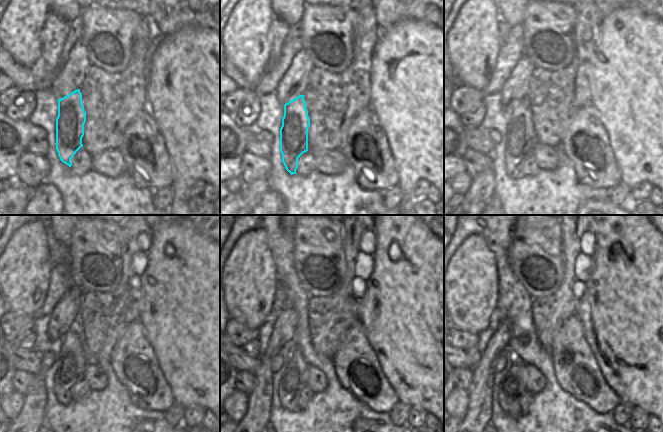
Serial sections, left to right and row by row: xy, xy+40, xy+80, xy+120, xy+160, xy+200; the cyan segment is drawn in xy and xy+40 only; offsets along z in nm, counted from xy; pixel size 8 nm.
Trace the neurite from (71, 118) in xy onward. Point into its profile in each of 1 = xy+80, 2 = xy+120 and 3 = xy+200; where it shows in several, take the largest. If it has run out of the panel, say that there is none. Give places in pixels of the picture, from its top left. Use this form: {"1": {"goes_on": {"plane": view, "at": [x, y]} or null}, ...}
{"1": {"goes_on": {"plane": "xy+80", "at": [520, 135]}}, "2": {"goes_on": {"plane": "xy+120", "at": [73, 362]}}, "3": {"goes_on": {"plane": "xy+200", "at": [513, 388]}}}

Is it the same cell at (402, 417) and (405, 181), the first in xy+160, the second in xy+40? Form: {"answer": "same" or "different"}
{"answer": "different"}

